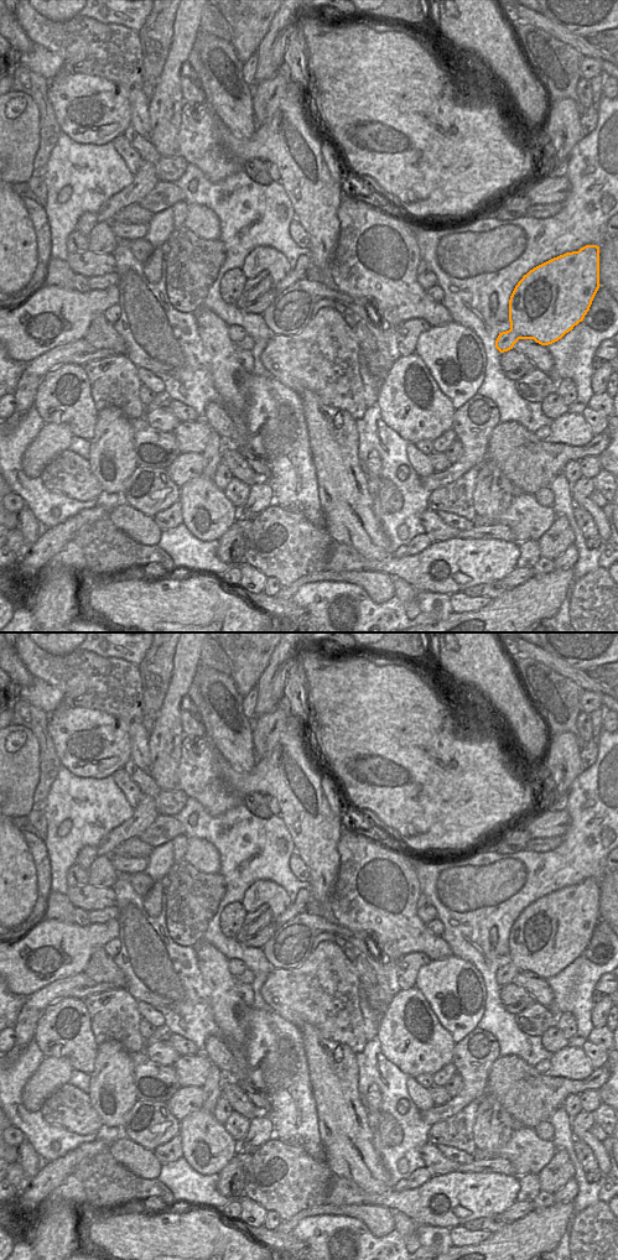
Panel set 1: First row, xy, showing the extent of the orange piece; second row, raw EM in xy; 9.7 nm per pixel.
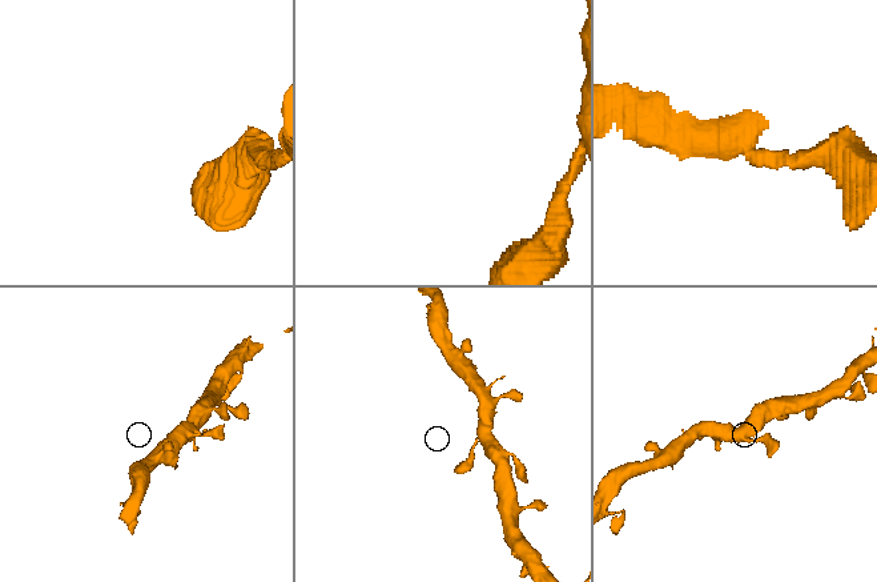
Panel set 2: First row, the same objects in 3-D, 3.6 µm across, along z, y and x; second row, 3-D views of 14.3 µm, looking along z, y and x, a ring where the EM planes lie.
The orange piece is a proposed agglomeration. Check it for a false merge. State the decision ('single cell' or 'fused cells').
single cell

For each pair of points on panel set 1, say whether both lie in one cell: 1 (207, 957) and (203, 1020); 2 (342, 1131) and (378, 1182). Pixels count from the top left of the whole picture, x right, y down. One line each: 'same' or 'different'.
1: different
2: same

